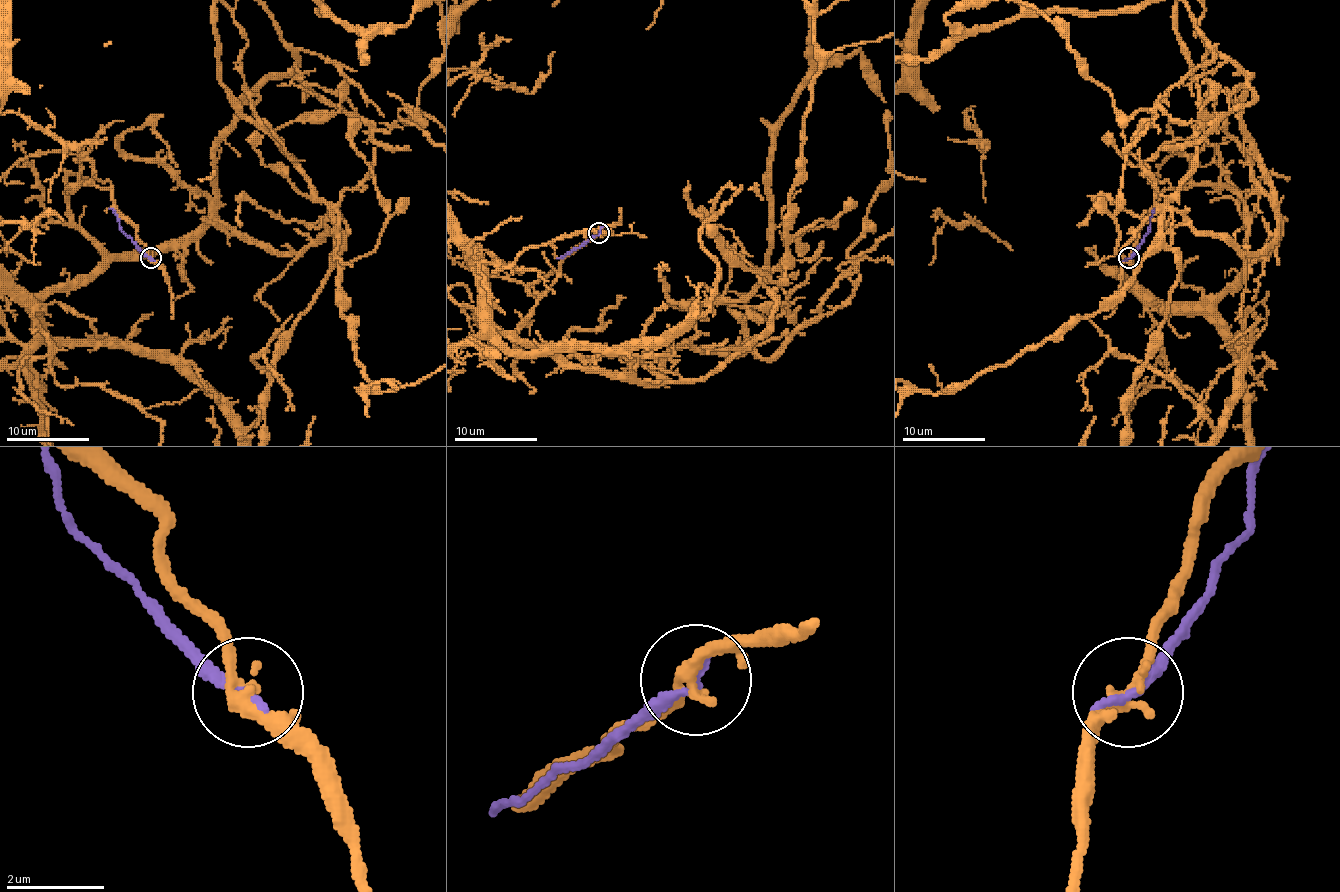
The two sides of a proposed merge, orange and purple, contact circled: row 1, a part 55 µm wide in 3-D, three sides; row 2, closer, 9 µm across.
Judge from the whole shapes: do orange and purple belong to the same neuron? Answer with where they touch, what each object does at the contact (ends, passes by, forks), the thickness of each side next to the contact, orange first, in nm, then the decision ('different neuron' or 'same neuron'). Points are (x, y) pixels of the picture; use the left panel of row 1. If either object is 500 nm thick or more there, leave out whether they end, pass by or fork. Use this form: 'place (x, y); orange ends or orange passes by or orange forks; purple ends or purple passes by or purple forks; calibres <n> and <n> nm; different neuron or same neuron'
place (151, 258); orange forks; purple ends; calibres 240 and 240 nm; different neuron

